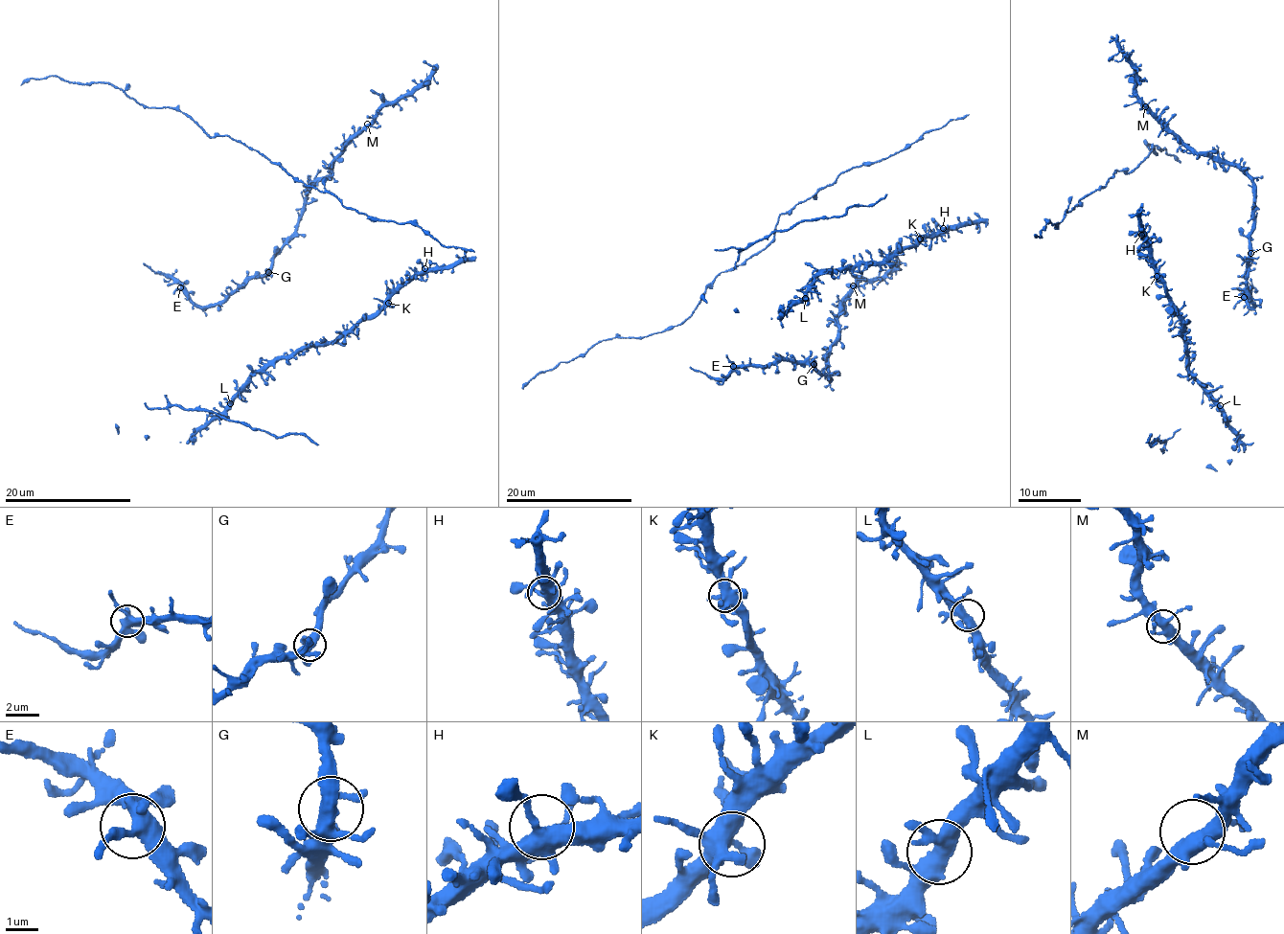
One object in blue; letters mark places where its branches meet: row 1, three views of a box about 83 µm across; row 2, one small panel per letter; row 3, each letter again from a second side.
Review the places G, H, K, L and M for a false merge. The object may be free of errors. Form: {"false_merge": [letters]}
{"false_merge": []}

